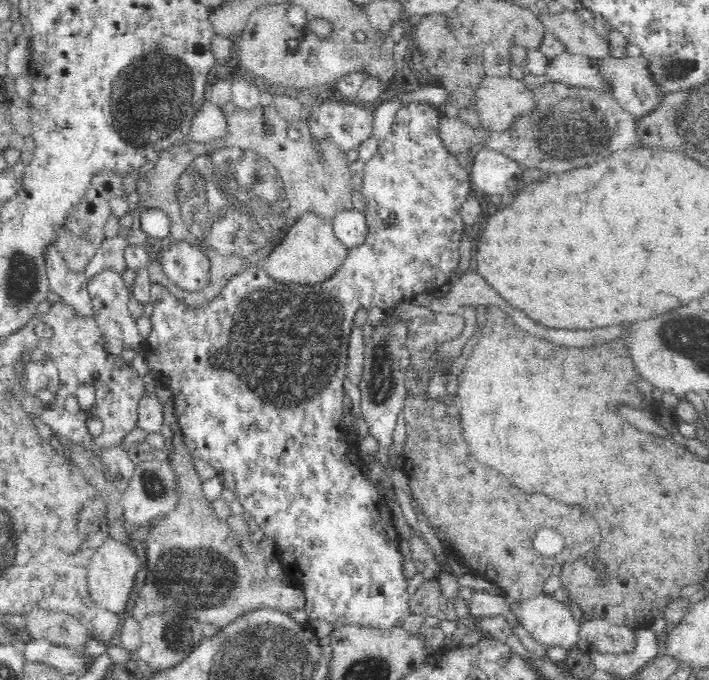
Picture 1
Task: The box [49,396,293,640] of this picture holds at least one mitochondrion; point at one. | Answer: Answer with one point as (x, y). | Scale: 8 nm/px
(198, 579)

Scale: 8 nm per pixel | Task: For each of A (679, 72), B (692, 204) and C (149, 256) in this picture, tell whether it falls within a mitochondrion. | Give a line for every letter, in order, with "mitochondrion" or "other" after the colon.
A: mitochondrion
B: other
C: other

